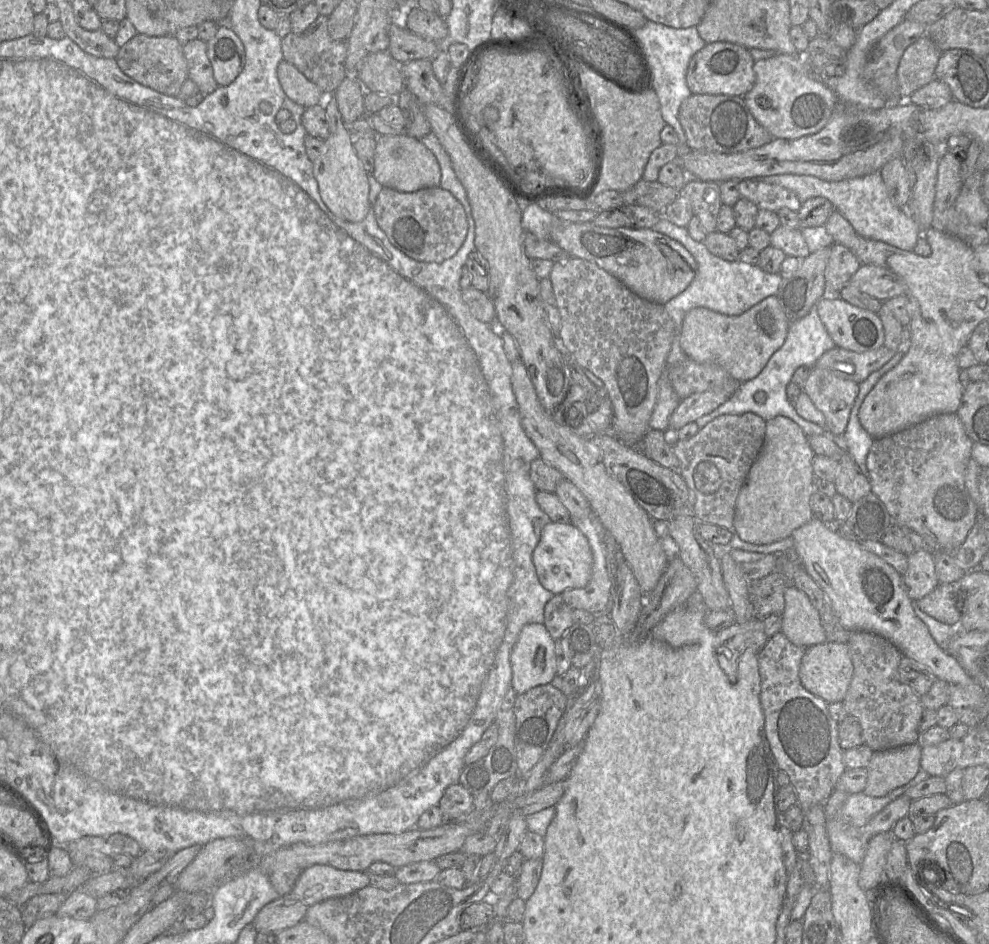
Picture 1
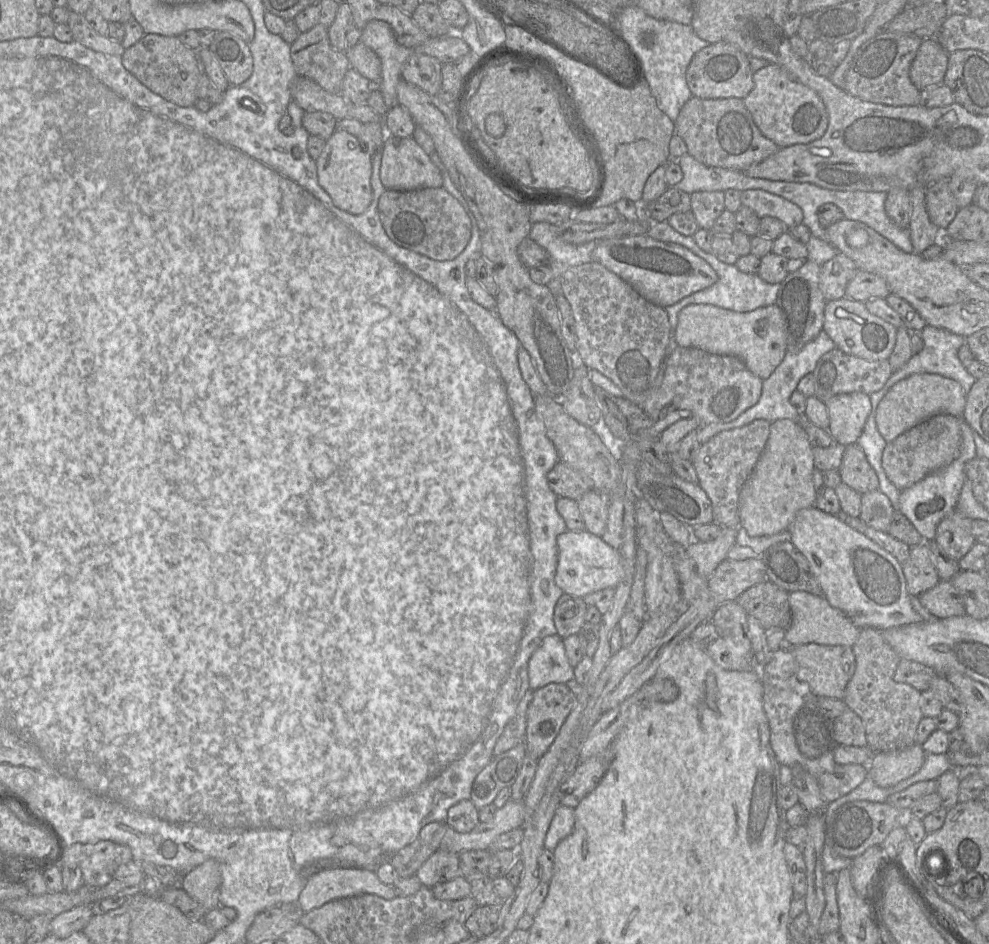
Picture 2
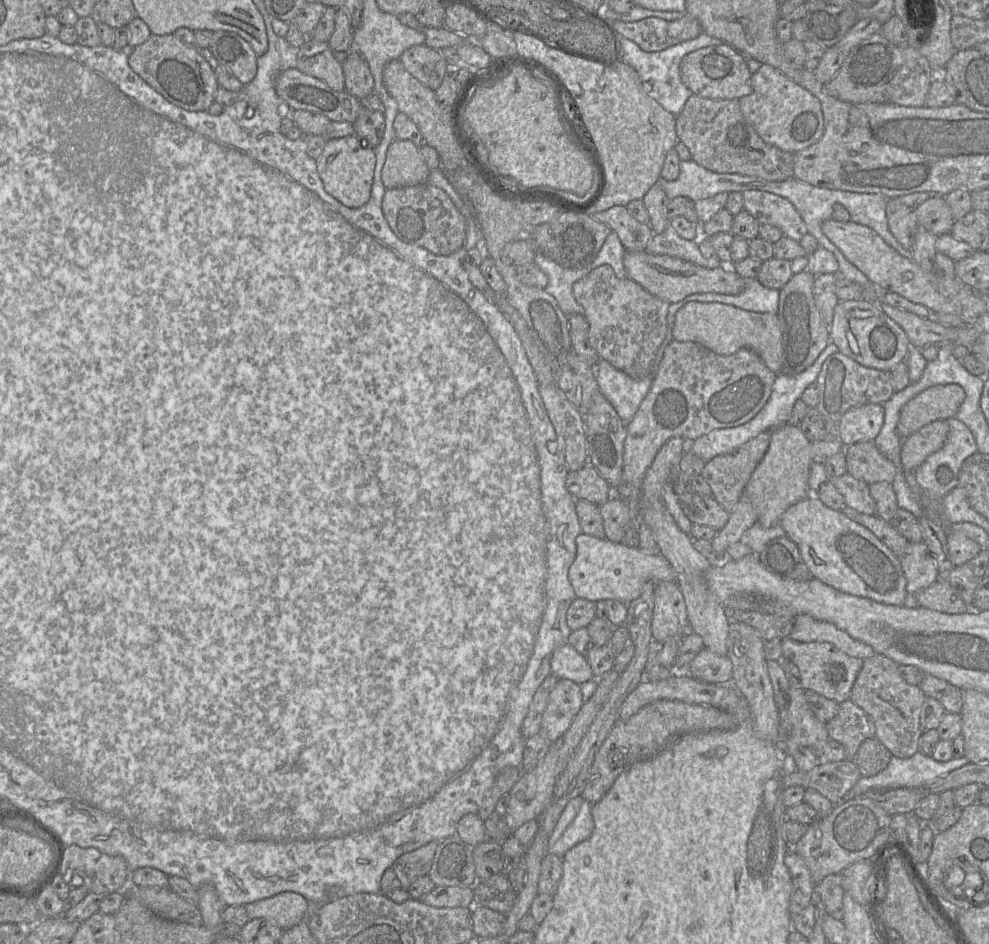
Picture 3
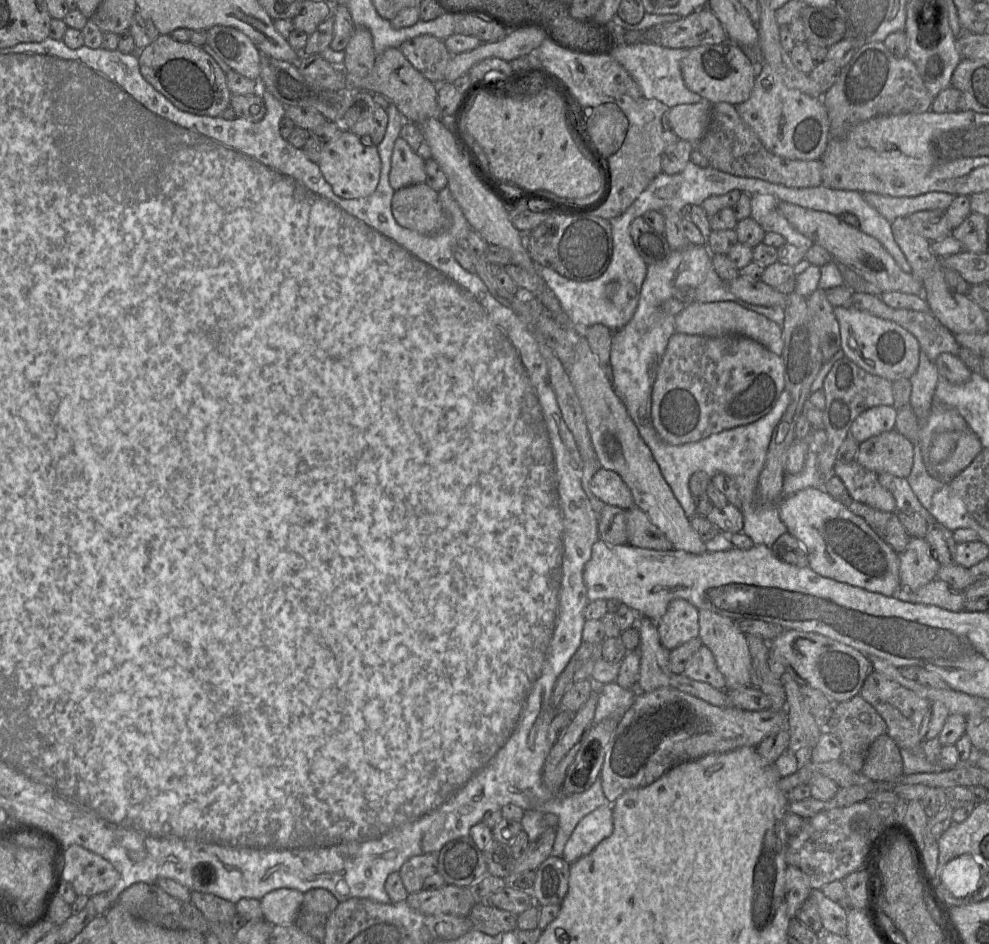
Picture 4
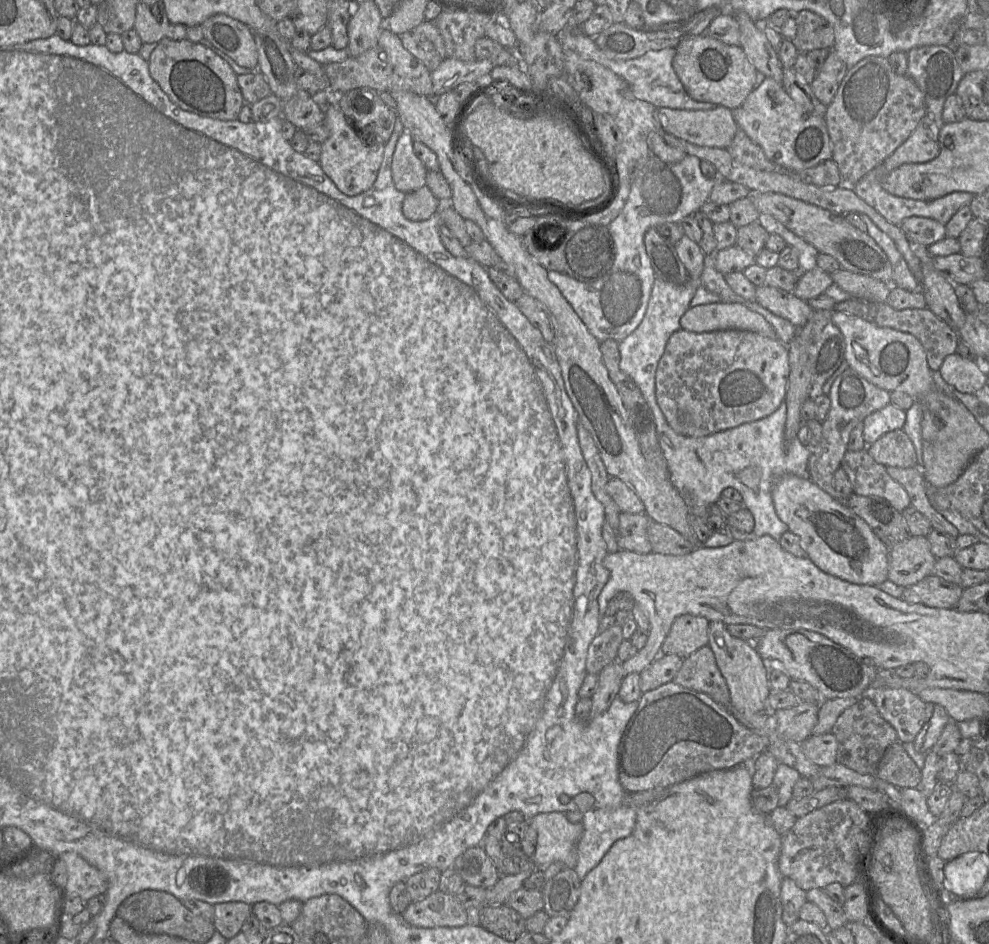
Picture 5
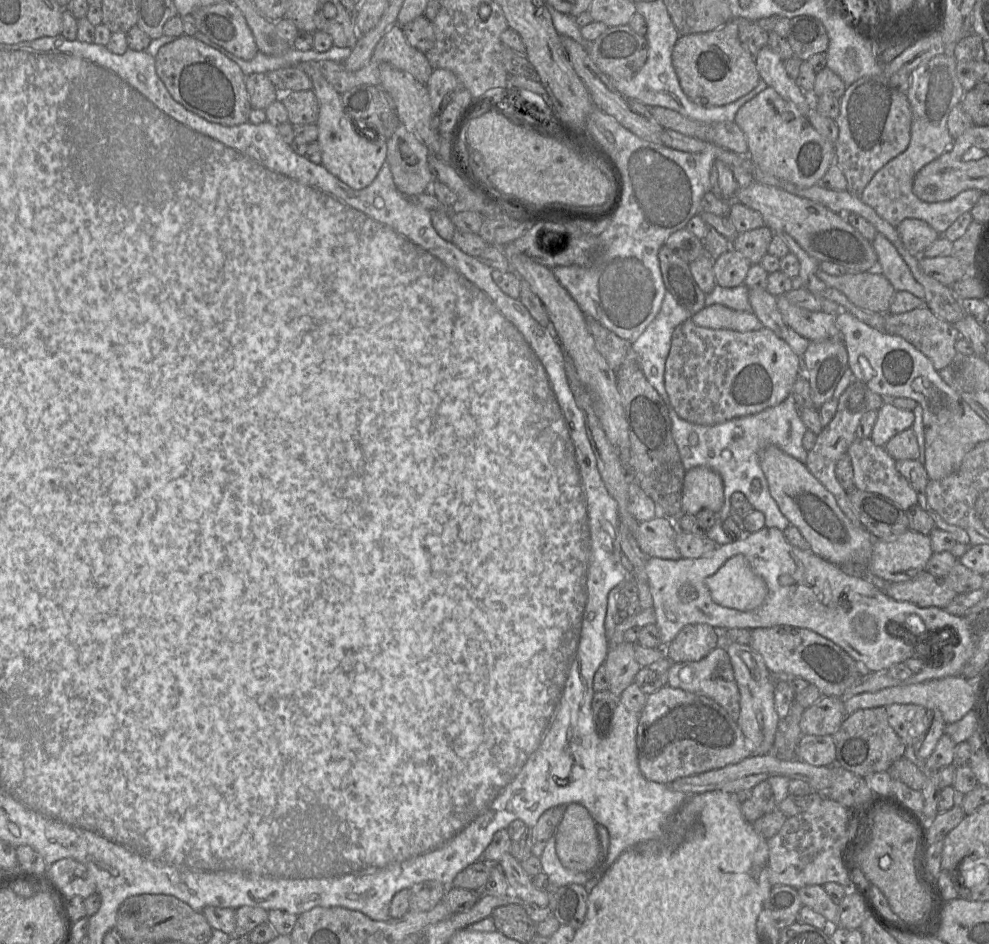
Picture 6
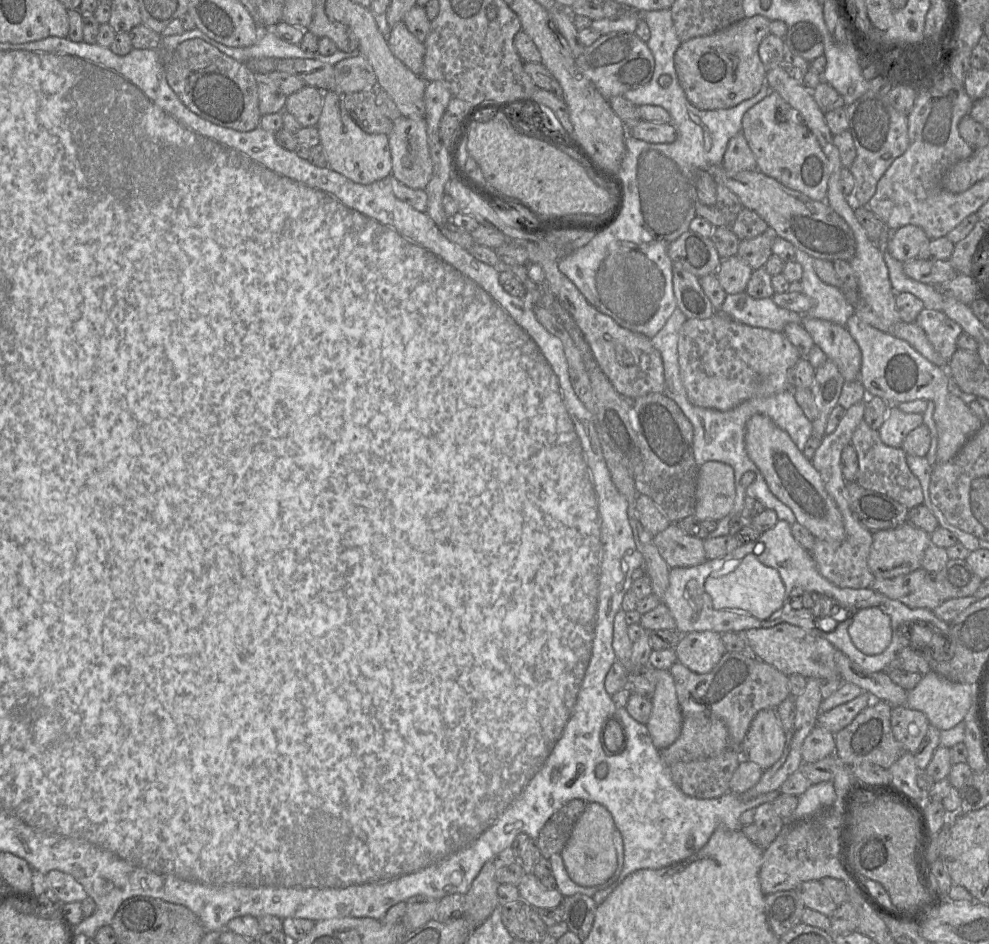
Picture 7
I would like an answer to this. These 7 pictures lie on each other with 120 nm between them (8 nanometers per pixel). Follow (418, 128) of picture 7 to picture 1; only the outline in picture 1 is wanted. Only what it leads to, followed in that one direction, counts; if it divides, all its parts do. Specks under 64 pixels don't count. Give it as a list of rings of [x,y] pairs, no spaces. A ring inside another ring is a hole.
[[[406,133],[394,136],[377,136],[373,177],[383,187],[400,192],[439,187],[441,170],[437,159],[420,140]]]

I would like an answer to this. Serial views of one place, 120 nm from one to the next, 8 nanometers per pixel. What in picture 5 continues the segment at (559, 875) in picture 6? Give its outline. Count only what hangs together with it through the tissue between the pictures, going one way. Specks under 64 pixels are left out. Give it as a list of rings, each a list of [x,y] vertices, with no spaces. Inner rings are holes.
[[[563,812],[540,813],[526,821],[537,831],[536,850],[532,857],[537,870],[544,871],[555,862],[575,869],[577,842],[583,832],[581,822],[569,822]]]

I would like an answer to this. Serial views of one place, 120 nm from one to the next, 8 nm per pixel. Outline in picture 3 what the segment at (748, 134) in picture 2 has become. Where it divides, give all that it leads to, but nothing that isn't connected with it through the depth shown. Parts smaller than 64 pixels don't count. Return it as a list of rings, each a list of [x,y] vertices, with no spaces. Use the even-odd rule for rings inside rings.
[[[693,94],[676,116],[675,127],[678,140],[688,148],[692,159],[710,171],[753,176],[767,181],[784,181],[793,178],[794,153],[765,143],[744,118],[738,100],[712,100]]]

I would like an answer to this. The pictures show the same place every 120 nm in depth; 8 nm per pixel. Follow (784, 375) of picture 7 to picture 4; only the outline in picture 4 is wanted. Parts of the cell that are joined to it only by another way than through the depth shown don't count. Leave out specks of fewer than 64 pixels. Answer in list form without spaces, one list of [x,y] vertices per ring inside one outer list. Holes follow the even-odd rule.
[[[675,332],[668,341],[653,385],[652,422],[659,436],[669,444],[696,442],[765,416],[775,406],[784,389],[782,355],[771,352],[759,342],[735,334],[701,336]]]

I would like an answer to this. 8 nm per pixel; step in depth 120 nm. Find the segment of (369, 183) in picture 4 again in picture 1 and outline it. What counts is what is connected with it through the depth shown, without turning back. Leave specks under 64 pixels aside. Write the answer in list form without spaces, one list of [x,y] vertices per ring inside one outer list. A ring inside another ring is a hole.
[[[322,93],[318,103],[325,109],[330,134],[324,141],[323,154],[313,161],[314,177],[326,207],[338,218],[352,223],[361,222],[369,211],[368,174],[359,161],[350,135],[338,110],[335,93]]]

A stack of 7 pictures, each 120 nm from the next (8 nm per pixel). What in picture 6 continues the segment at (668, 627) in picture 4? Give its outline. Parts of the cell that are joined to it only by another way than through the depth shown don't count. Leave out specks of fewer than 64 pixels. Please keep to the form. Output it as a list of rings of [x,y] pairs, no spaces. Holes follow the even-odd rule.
[[[689,624],[662,649],[672,663],[696,662],[721,644],[722,636],[719,630],[708,624]]]

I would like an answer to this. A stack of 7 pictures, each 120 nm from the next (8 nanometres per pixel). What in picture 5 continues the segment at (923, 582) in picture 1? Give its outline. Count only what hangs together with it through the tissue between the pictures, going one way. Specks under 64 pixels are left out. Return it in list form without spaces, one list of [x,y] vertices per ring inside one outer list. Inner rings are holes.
[[[909,536],[889,549],[887,579],[903,588],[911,586],[932,574],[935,562],[927,537]]]

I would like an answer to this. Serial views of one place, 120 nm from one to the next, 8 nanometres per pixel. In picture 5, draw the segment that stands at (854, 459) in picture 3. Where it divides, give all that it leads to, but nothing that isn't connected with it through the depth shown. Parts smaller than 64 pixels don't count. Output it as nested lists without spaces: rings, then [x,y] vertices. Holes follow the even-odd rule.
[[[893,430],[882,435],[866,447],[869,455],[885,467],[911,468],[917,466],[914,445],[902,430]]]

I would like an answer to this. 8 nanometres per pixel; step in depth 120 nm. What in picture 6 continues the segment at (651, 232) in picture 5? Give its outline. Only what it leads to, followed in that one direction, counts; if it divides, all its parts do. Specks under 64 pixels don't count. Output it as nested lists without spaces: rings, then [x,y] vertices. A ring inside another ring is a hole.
[[[667,246],[658,251],[659,267],[666,289],[691,314],[703,309],[706,294],[700,289],[689,269],[689,263],[676,256]]]

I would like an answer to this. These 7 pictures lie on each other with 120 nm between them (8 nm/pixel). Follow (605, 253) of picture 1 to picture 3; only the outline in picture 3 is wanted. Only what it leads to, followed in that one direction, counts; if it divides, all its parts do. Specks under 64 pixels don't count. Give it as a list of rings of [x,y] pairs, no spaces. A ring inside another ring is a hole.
[[[647,251],[626,252],[623,259],[627,276],[654,296],[672,304],[696,293],[714,292],[736,295],[744,289],[744,279],[729,265],[704,268],[691,262]]]

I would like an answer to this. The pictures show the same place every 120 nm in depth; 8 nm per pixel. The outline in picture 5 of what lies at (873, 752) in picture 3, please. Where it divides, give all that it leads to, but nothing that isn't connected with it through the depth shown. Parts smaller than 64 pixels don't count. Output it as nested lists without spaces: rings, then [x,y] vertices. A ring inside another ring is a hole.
[[[900,741],[886,748],[875,775],[898,788],[917,788],[921,781],[921,769],[910,758]]]

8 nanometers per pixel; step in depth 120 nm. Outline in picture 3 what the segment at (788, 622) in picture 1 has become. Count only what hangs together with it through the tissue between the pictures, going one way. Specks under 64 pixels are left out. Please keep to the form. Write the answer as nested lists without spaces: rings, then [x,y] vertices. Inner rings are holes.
[[[799,614],[788,636],[798,642],[828,642],[849,656],[865,659],[875,654],[867,644],[853,639],[834,624]]]

